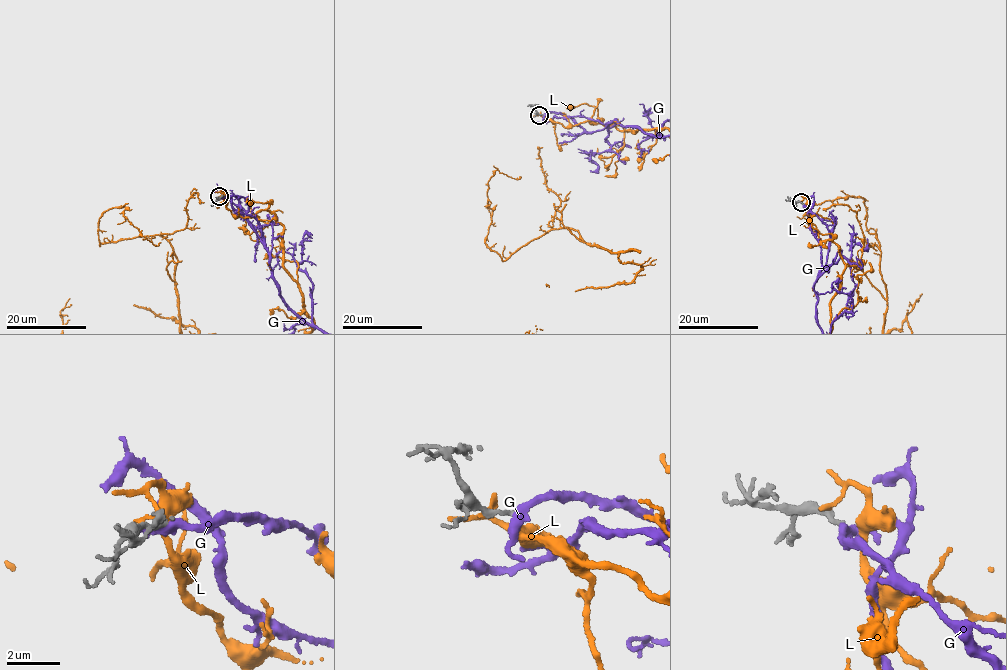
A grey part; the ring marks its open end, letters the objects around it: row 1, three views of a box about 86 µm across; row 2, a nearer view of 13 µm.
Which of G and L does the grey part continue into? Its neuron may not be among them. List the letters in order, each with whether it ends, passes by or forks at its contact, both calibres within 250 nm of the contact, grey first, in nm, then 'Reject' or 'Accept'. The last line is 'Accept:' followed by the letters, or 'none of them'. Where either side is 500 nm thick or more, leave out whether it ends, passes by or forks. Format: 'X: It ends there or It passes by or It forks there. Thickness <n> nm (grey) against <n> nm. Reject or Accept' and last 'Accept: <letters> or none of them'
G: It passes by. Thickness 190 nm (grey) against 320 nm. Reject
L: It ends there. Thickness 280 nm (grey) against 170 nm. Reject
Accept: none of them

